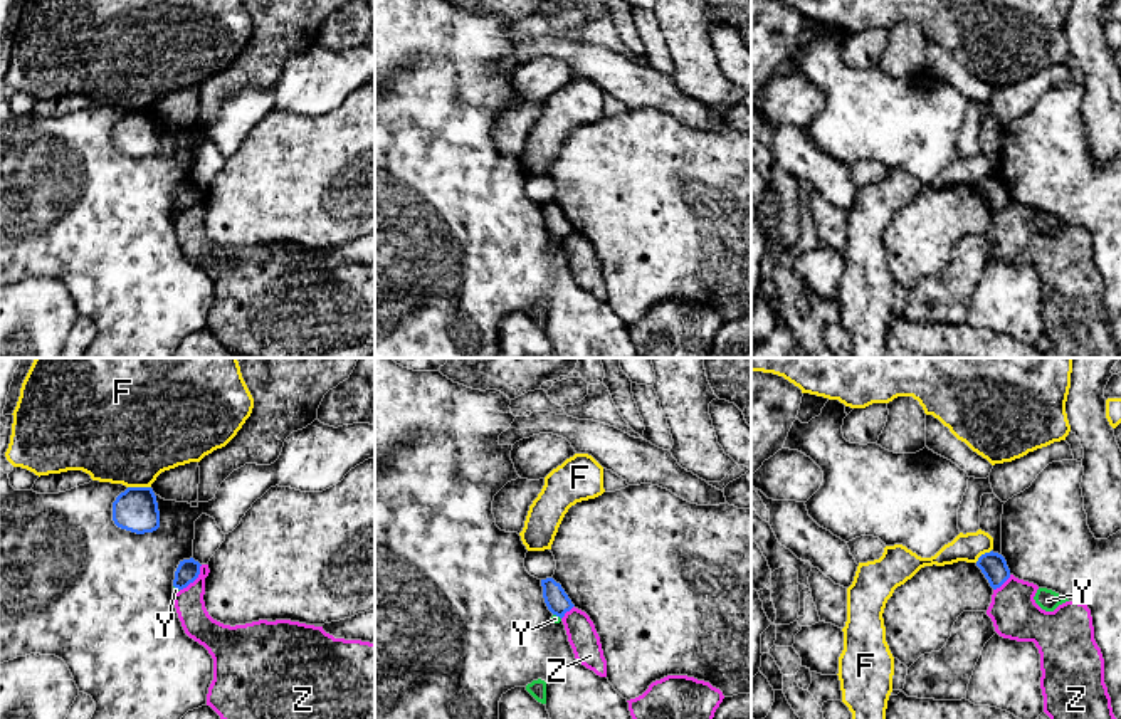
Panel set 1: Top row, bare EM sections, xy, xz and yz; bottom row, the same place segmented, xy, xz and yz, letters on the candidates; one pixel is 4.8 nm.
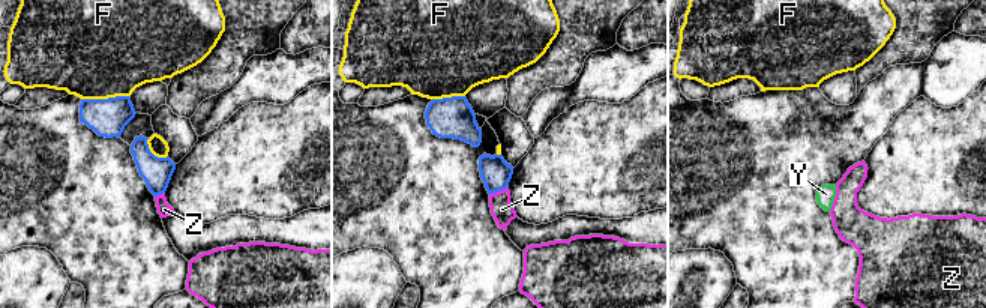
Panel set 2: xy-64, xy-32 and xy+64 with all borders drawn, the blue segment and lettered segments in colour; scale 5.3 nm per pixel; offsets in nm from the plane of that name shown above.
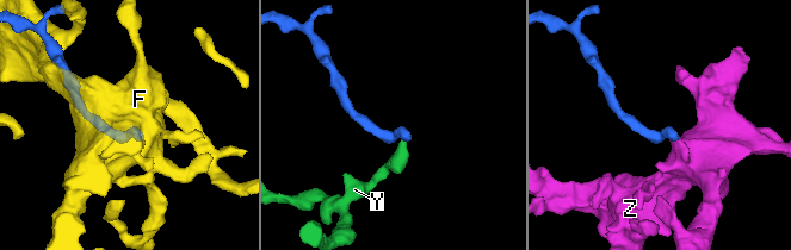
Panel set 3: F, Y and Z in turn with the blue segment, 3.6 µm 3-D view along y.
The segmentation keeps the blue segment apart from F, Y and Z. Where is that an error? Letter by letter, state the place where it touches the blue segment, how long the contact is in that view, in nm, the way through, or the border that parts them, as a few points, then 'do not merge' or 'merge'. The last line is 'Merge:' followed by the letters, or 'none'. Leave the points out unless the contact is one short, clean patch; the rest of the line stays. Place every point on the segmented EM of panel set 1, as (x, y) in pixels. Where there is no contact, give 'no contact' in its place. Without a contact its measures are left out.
F: meets blue in xy at (140, 488); contact 110 nm long; do not merge
Y: meets blue in xz at (557, 615); contact 50 nm long; border along xz (553, 614), (560, 619); do not merge
Z: meets blue in xy at (194, 580); contact 170 nm long; border along xy (202, 565), (197, 577), (180, 590); do not merge
Merge: none

